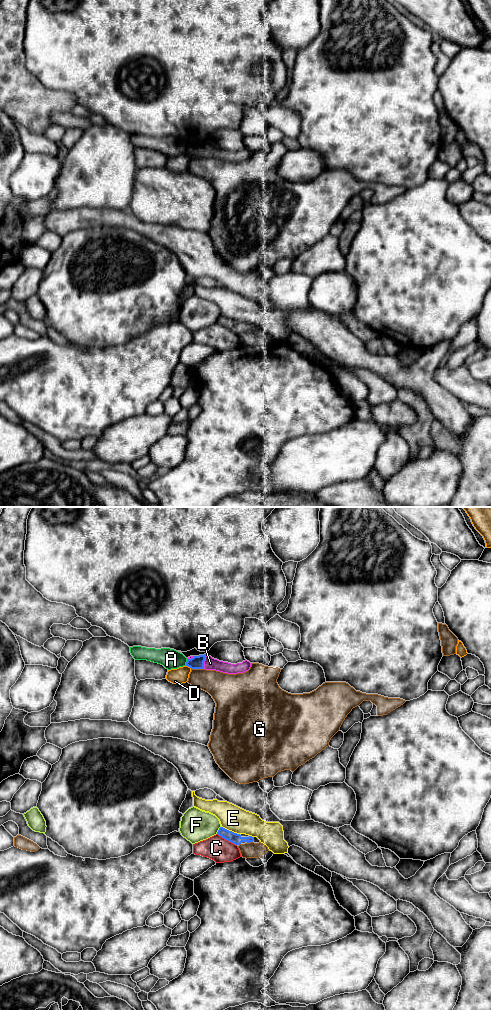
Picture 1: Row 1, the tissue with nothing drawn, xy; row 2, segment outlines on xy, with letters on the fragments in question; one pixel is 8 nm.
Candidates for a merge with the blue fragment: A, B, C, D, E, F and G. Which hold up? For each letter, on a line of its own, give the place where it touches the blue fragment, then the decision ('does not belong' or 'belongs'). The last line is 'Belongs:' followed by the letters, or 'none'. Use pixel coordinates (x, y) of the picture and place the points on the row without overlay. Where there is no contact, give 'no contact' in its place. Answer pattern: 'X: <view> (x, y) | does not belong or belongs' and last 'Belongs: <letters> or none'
A: xy (186, 151) | does not belong
B: xy (204, 148) | belongs
C: xy (227, 327) | does not belong
D: xy (189, 154) | does not belong
E: xy (230, 319) | does not belong
F: xy (218, 318) | does not belong
G: xy (197, 156) | does not belong
Belongs: B

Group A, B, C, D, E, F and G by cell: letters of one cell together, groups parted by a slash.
A / B / C / D / E / F / G

